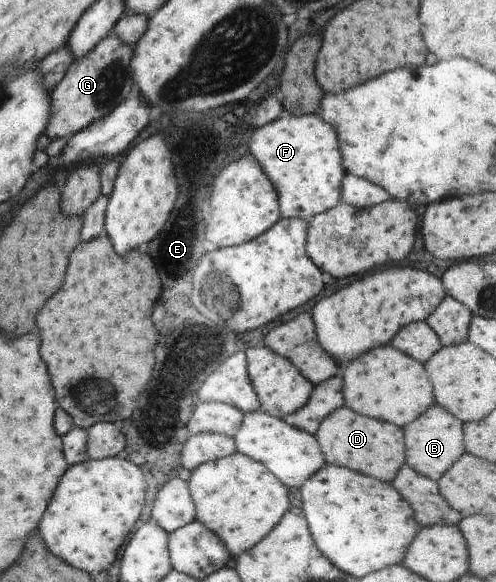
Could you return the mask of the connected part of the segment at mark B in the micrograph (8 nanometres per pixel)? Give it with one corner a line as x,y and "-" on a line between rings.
437,403
402,429
404,430
407,466
431,480
438,481
449,470
449,466
453,466
455,460
459,460
461,454
465,453
463,452
461,422

